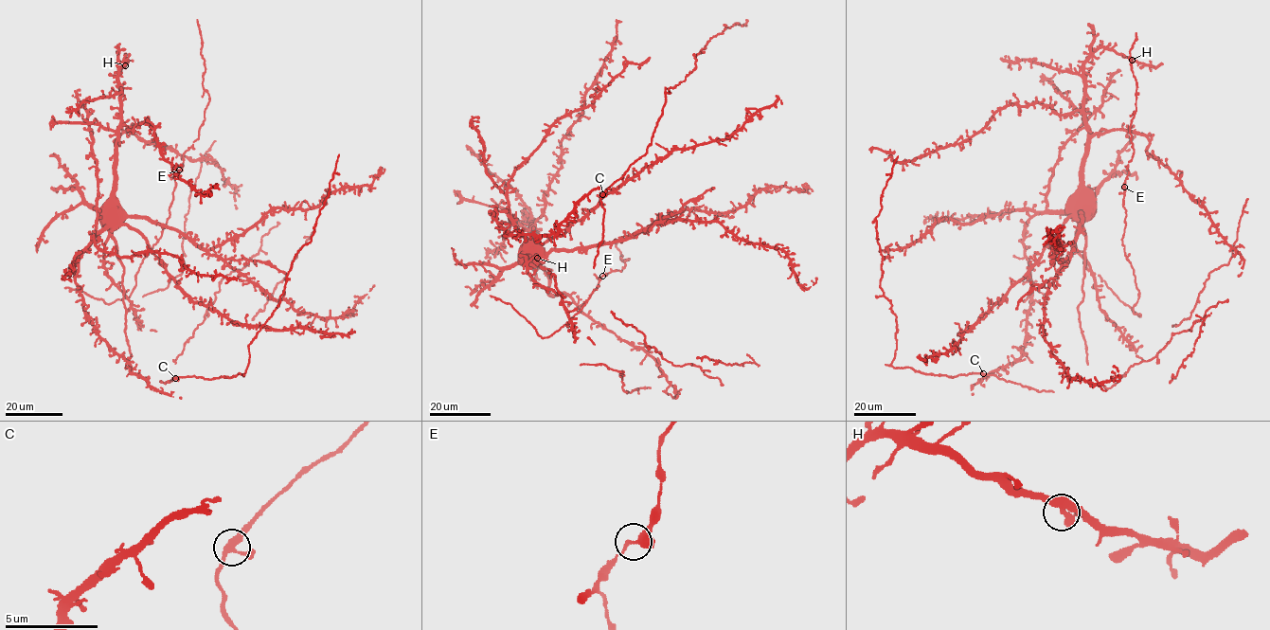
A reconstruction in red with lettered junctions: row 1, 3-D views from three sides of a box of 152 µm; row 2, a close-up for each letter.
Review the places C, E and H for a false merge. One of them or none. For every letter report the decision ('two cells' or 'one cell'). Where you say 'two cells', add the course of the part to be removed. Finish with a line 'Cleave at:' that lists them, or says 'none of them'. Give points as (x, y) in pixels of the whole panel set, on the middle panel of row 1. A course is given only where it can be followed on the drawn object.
C: one cell
E: one cell
H: one cell
Cleave at: none of them

